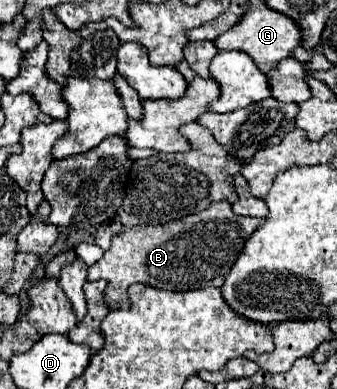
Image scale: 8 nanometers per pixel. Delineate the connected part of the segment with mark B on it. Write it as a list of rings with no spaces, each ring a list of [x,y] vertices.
[[[228,202],[210,204],[206,210],[200,210],[198,214],[190,214],[186,218],[168,222],[164,226],[136,226],[136,228],[124,228],[124,232],[112,236],[112,246],[104,252],[104,256],[88,268],[88,280],[106,280],[106,292],[114,290],[126,290],[130,284],[140,282],[148,284],[160,290],[170,292],[186,292],[186,290],[198,290],[198,288],[218,288],[222,286],[222,278],[226,270],[234,264],[238,258],[246,238],[250,238],[252,230],[256,230],[262,224],[262,218],[238,218]]]

